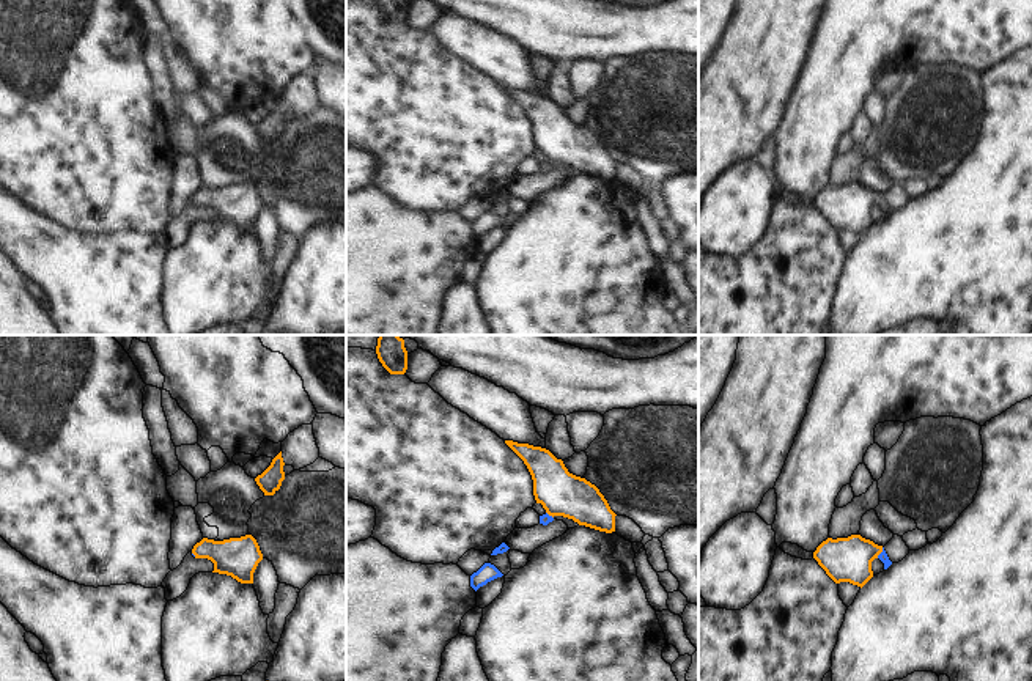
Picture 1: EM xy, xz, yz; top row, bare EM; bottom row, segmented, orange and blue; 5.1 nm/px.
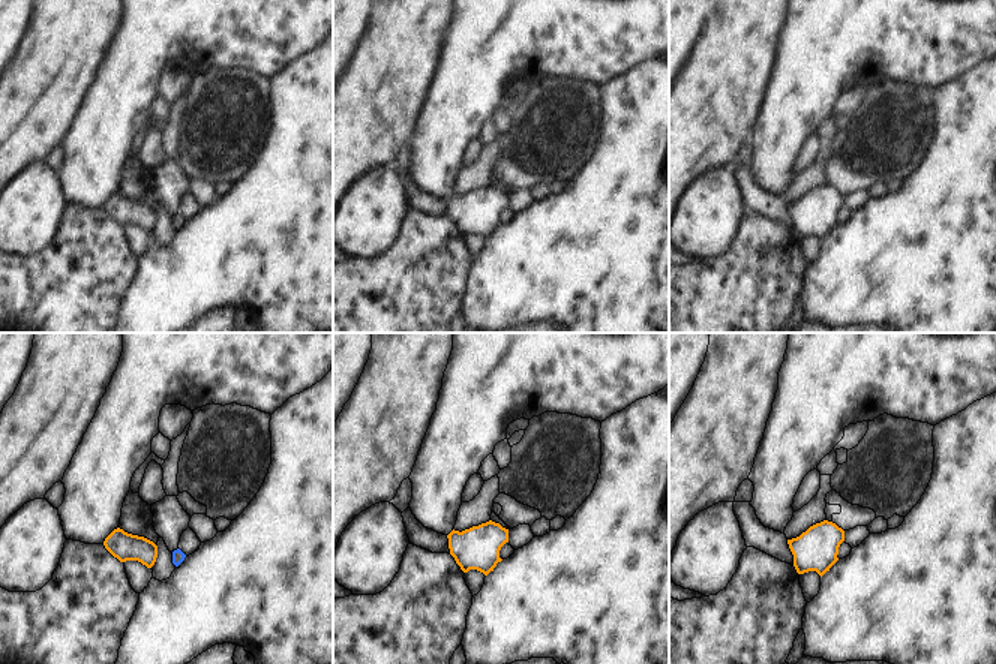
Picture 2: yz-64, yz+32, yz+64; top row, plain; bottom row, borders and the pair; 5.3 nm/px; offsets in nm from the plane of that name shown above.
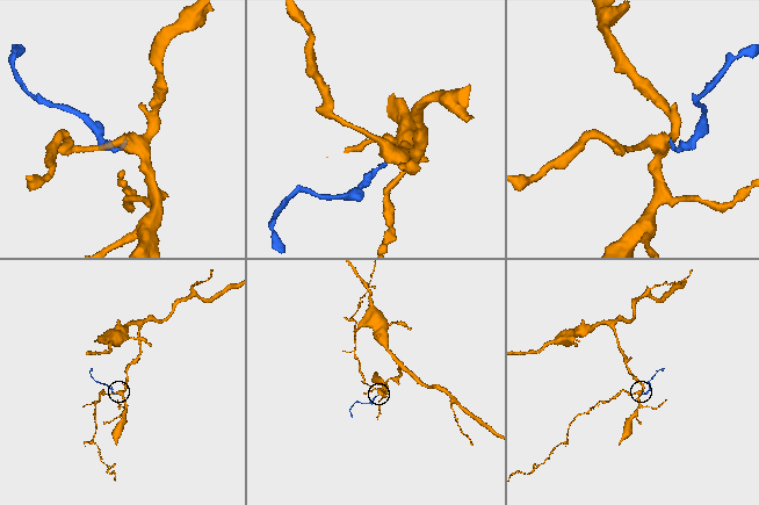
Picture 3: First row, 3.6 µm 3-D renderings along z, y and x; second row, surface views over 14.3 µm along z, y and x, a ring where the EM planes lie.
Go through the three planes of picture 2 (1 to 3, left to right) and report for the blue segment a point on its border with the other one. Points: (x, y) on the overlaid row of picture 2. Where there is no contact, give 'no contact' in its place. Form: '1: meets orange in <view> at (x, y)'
1: no contact
2: no contact
3: no contact

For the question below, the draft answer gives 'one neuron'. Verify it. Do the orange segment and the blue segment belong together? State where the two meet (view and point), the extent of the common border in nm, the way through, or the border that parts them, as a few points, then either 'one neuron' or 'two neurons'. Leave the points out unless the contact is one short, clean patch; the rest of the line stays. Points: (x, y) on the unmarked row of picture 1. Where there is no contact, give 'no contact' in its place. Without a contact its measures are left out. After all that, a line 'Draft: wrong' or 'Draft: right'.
yz (881, 198) | 70 nm | across yz (850, 206), (858, 200), (881, 198), (883, 203) | one neuron
Draft: right

